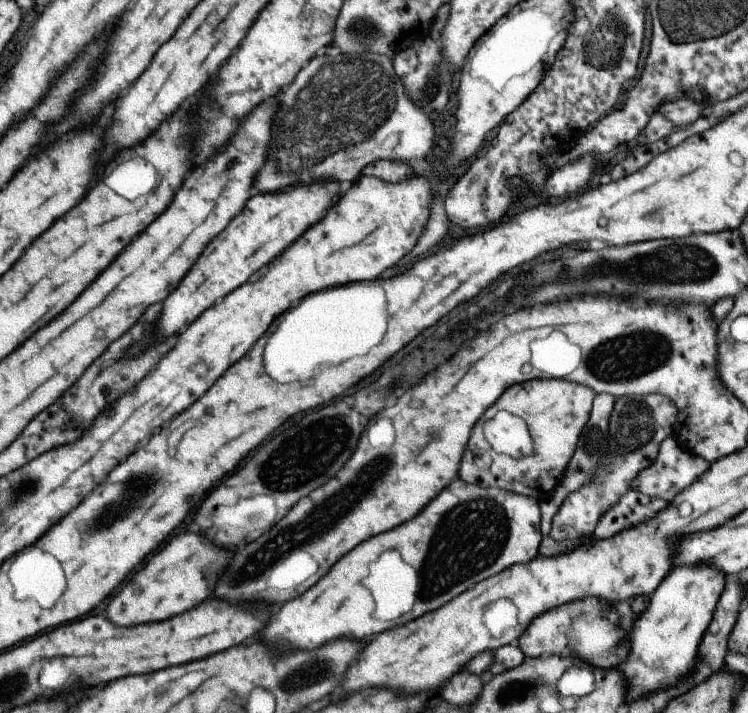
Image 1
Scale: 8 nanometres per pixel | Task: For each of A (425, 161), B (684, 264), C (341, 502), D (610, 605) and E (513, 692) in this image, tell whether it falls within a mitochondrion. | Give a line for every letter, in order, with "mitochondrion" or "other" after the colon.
A: other
B: mitochondrion
C: mitochondrion
D: other
E: mitochondrion

